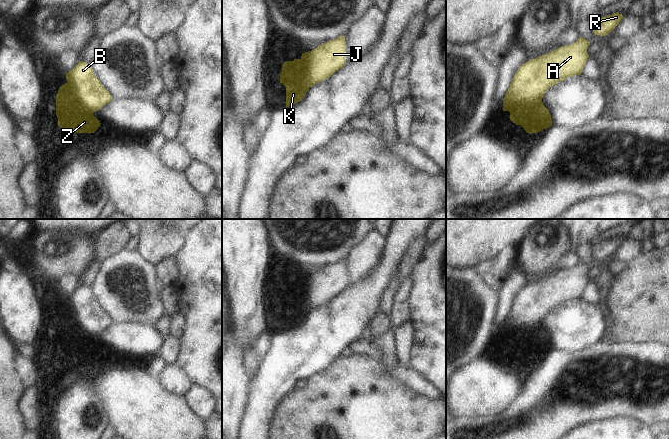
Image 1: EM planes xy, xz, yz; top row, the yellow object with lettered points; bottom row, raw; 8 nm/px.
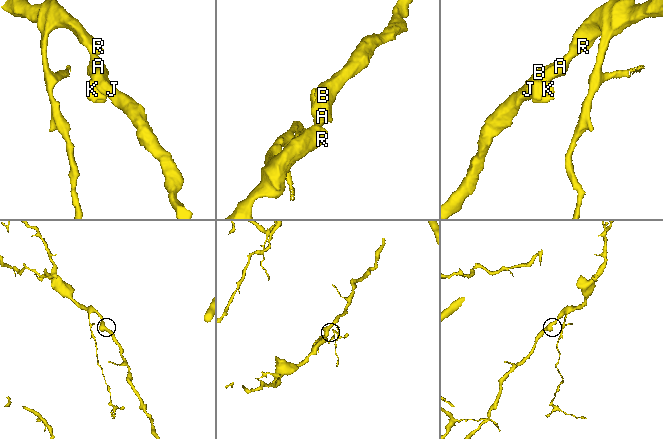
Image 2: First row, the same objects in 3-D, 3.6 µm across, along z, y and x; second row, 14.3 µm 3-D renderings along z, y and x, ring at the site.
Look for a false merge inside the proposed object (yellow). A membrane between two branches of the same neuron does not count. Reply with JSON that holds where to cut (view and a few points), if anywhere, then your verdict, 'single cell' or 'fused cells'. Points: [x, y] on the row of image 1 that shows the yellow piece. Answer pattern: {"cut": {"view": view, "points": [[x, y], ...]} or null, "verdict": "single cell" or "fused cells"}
{"cut": {"view": "xy", "points": [[68, 82], [78, 100], [92, 113]]}, "verdict": "fused cells"}

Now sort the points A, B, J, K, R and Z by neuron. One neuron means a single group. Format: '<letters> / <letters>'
A B J R / K Z

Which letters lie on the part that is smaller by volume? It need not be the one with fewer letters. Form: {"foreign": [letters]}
{"foreign": ["K", "Z"]}

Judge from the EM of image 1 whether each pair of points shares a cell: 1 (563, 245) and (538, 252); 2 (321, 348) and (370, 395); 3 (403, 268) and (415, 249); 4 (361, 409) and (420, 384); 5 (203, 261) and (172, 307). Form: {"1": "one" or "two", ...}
{"1": "one", "2": "two", "3": "one", "4": "two", "5": "two"}

